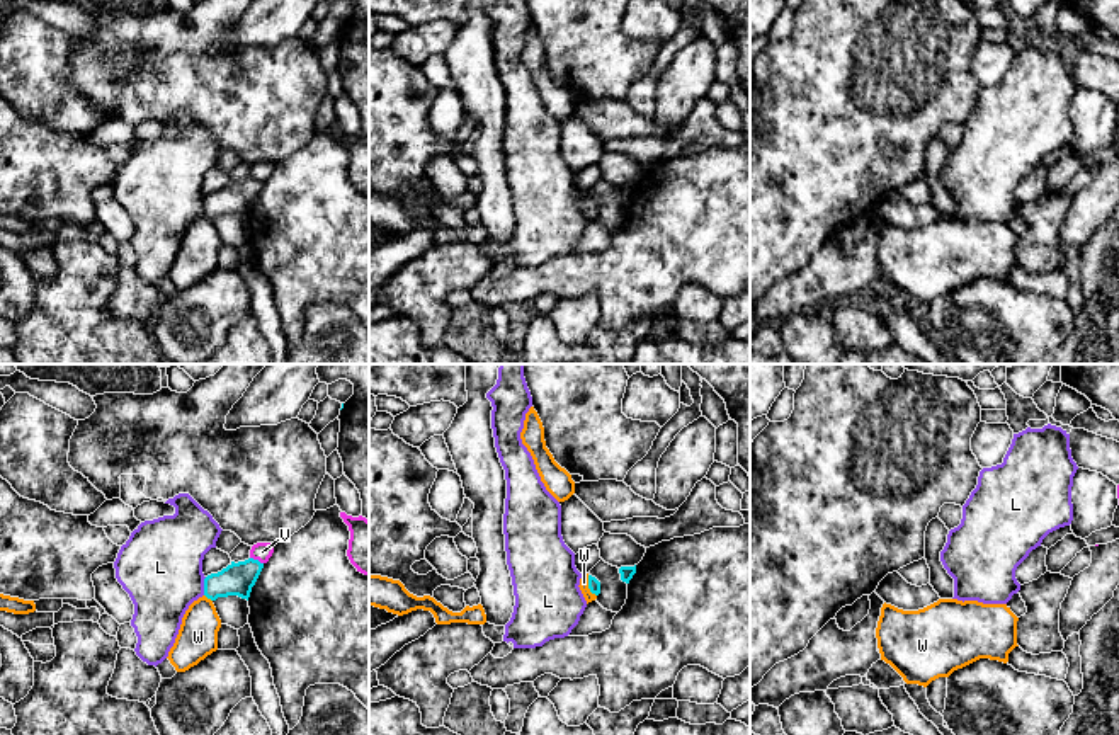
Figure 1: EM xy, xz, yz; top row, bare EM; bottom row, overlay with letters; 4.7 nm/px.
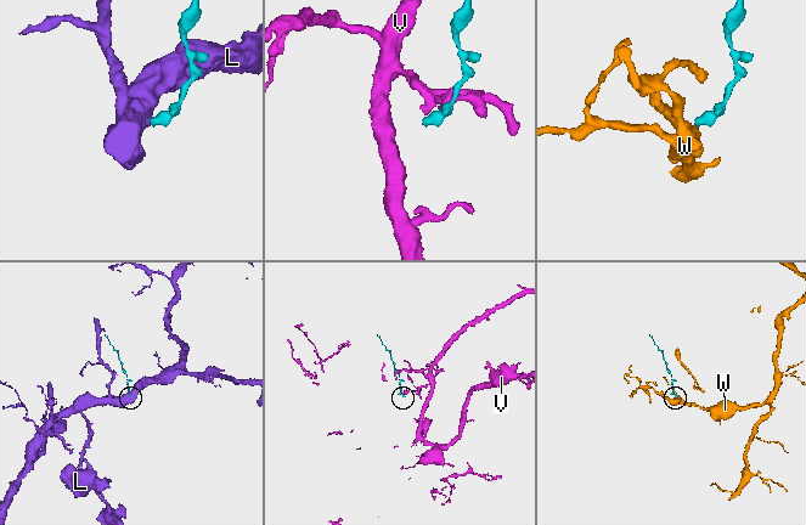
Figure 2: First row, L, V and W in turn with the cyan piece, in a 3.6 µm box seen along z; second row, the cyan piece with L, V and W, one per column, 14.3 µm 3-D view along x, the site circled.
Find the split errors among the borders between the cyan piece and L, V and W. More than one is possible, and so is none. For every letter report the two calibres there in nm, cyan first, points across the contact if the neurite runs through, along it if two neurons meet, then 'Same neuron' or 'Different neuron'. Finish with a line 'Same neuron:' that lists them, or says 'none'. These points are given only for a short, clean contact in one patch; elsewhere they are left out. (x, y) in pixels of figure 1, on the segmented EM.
L: Thickness 160 nm (cyan) against 400 nm. Boundary: xy (206, 577), (203, 594). Different neuron
V: Thickness 160 nm (cyan) against 90 nm. Boundary: xy (250, 557), (262, 564). Different neuron
W: Thickness 60 nm (cyan) against 50 nm. Path across: xz (594, 584), (589, 586), (584, 582). Same neuron
Same neuron: W

